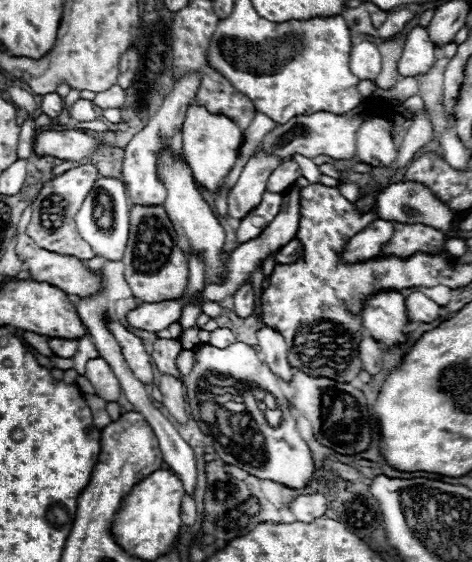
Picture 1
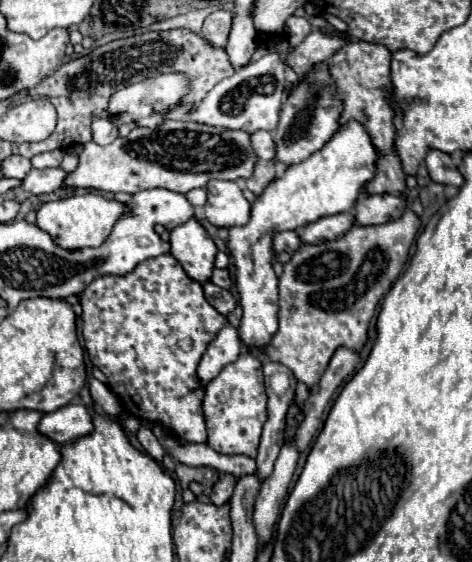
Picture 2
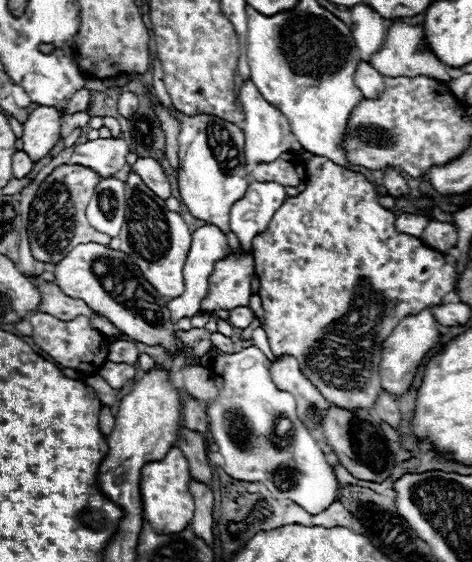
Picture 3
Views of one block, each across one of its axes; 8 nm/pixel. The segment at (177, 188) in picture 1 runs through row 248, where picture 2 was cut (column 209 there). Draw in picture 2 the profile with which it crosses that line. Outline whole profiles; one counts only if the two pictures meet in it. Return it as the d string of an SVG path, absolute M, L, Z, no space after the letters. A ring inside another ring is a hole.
M210 180L208 202L204 206L206 220L218 228L242 226L250 220L250 204L242 196L236 182L230 180Z

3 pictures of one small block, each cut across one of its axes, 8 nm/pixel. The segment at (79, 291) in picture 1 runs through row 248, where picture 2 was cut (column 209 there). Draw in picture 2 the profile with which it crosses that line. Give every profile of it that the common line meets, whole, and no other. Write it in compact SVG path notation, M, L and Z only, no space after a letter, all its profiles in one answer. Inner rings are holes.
M216 10L212 12L200 30L200 36L214 48L224 48L228 34L232 30L232 12L230 10Z

